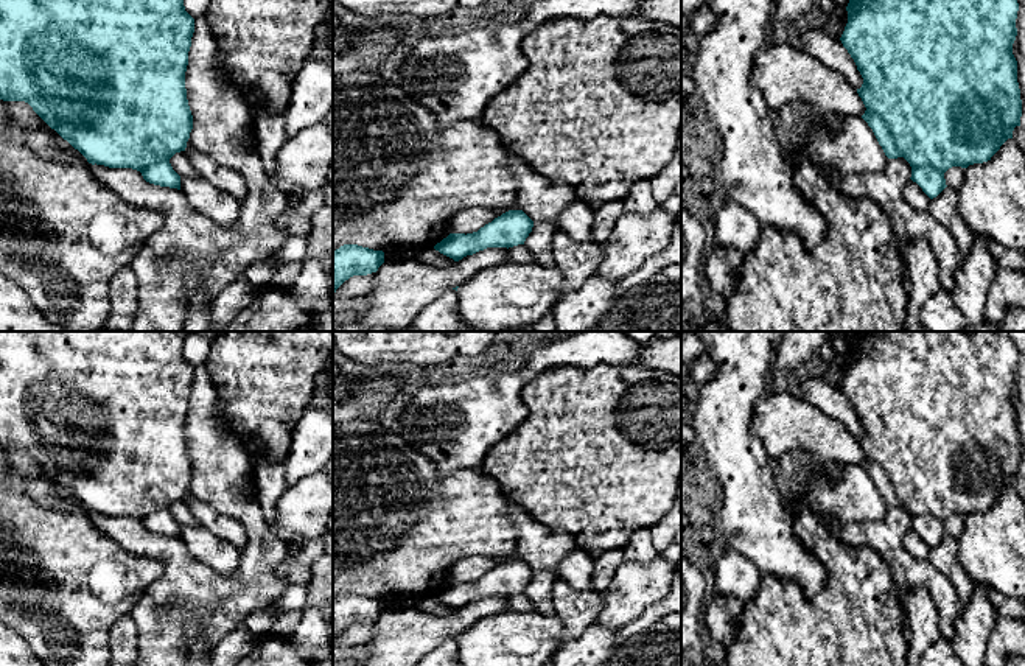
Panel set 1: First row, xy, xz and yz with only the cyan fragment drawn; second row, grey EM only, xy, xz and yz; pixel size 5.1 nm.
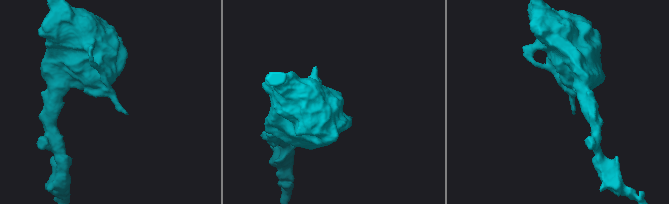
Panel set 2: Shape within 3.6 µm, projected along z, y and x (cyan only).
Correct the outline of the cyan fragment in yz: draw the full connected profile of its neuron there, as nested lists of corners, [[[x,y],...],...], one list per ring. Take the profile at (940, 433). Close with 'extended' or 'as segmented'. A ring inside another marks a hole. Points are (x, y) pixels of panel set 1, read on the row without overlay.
[[[860,331],[851,336],[851,347],[846,355],[848,372],[840,386],[843,395],[854,408],[863,433],[857,437],[866,459],[862,467],[873,478],[879,493],[888,507],[904,506],[911,515],[911,529],[930,546],[936,546],[947,534],[944,521],[952,515],[967,517],[974,512],[983,512],[1013,487],[1013,479],[1020,475],[1022,448],[1017,431],[1017,409],[1013,403],[1013,392],[1017,384],[1016,367],[1019,352],[1016,345],[995,331]]]; as segmented

